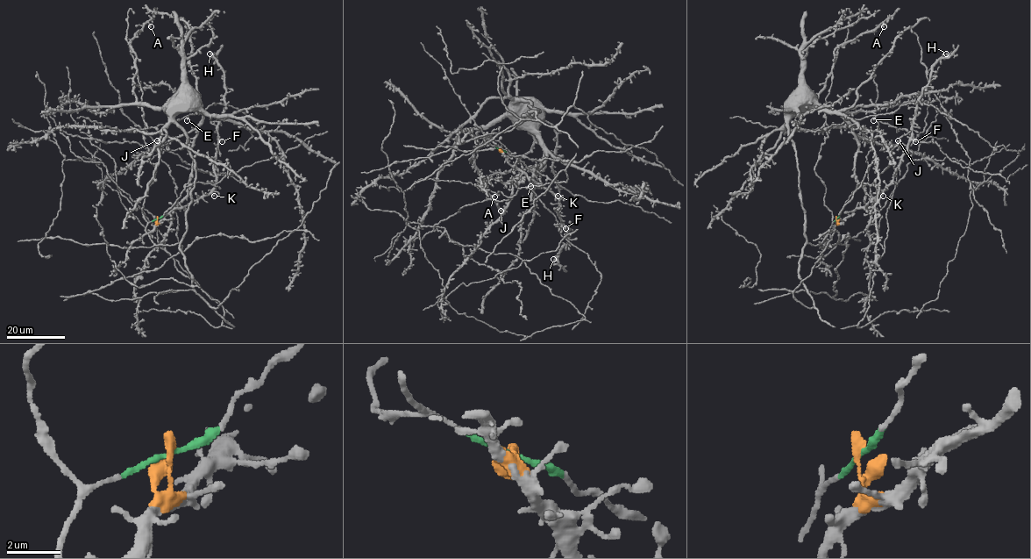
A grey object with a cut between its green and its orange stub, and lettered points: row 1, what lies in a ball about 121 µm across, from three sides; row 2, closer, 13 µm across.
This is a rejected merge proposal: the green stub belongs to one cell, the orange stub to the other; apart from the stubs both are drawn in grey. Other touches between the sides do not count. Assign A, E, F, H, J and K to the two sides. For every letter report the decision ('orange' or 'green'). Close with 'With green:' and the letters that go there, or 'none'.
A: green
E: orange
F: orange
H: orange
J: green
K: orange
With green: A, J

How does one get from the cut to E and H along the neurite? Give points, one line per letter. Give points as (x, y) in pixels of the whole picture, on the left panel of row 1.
E: (157, 218), (159, 223), (175, 209), (207, 196), (216, 184), (217, 125), (224, 101), (190, 114), (187, 120)
H: (157, 218), (159, 223), (175, 209), (207, 196), (216, 184), (217, 125), (225, 89), (223, 68), (209, 53)

